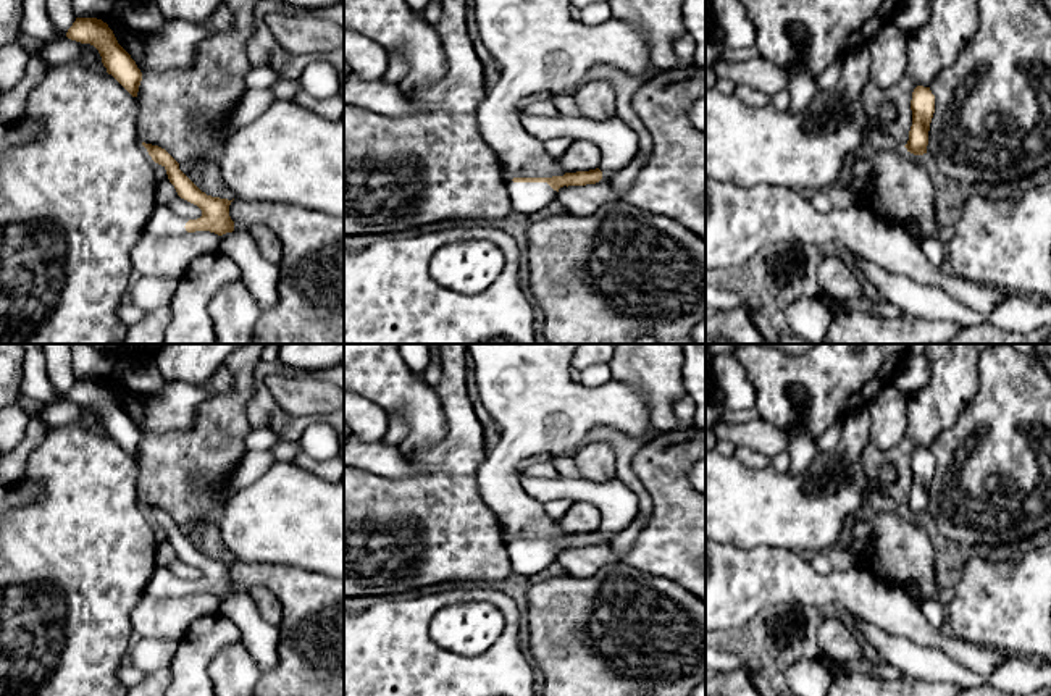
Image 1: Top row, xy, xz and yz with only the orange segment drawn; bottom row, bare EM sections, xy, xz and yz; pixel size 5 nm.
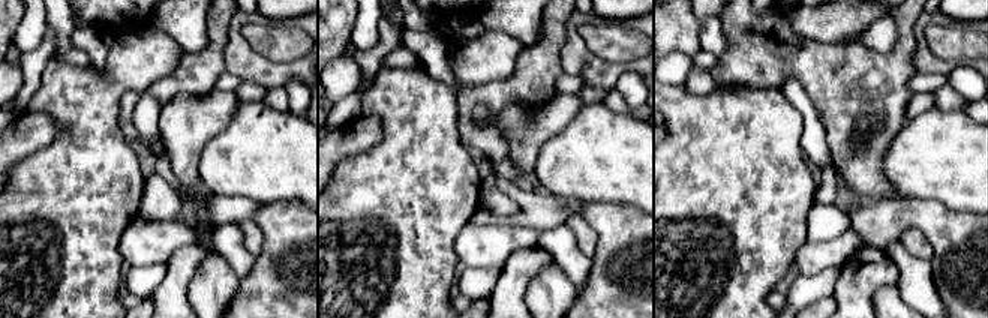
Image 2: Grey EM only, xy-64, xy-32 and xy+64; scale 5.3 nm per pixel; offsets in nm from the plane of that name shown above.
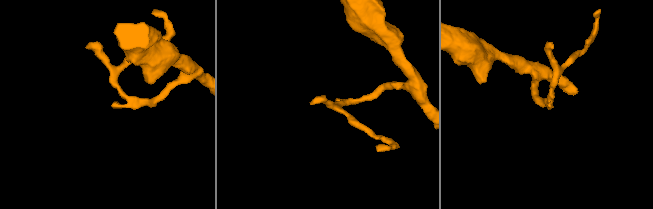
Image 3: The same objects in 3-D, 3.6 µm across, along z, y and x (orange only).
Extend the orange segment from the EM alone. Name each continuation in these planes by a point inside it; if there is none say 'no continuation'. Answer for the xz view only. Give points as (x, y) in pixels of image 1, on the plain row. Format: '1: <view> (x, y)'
1: xz (527, 559)

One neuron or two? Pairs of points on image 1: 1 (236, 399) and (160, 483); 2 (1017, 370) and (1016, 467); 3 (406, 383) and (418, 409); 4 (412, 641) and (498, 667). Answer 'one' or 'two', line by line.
1: one
2: one
3: one
4: one

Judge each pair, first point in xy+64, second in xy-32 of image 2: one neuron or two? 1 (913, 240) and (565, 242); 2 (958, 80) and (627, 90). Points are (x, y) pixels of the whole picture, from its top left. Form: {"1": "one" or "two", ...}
{"1": "two", "2": "one"}

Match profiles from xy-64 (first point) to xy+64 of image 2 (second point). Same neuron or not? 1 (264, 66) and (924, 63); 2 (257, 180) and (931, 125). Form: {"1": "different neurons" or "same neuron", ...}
{"1": "same neuron", "2": "same neuron"}

